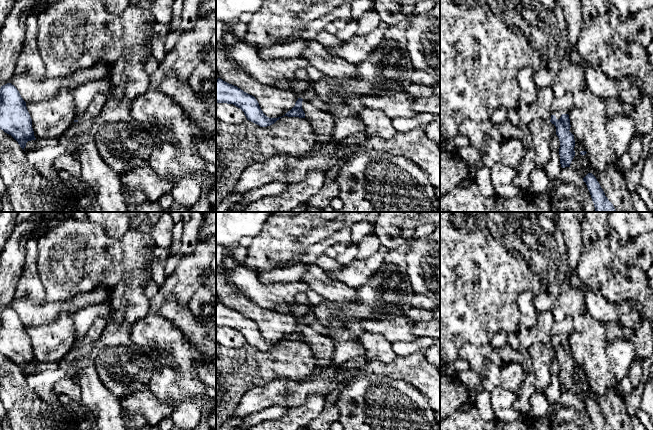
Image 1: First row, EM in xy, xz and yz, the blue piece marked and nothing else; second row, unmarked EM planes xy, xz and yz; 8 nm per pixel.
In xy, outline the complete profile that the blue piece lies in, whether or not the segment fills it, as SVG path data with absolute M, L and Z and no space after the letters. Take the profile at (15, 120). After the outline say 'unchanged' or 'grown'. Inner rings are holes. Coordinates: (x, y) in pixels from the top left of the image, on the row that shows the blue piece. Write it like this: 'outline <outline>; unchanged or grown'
outline M11 83L0 88L0 129L11 135L23 150L28 141L36 140L26 102Z; unchanged

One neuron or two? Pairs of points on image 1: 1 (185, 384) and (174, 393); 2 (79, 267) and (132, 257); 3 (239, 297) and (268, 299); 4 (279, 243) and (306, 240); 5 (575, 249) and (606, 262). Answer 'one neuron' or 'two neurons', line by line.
1: two neurons
2: one neuron
3: two neurons
4: two neurons
5: two neurons

